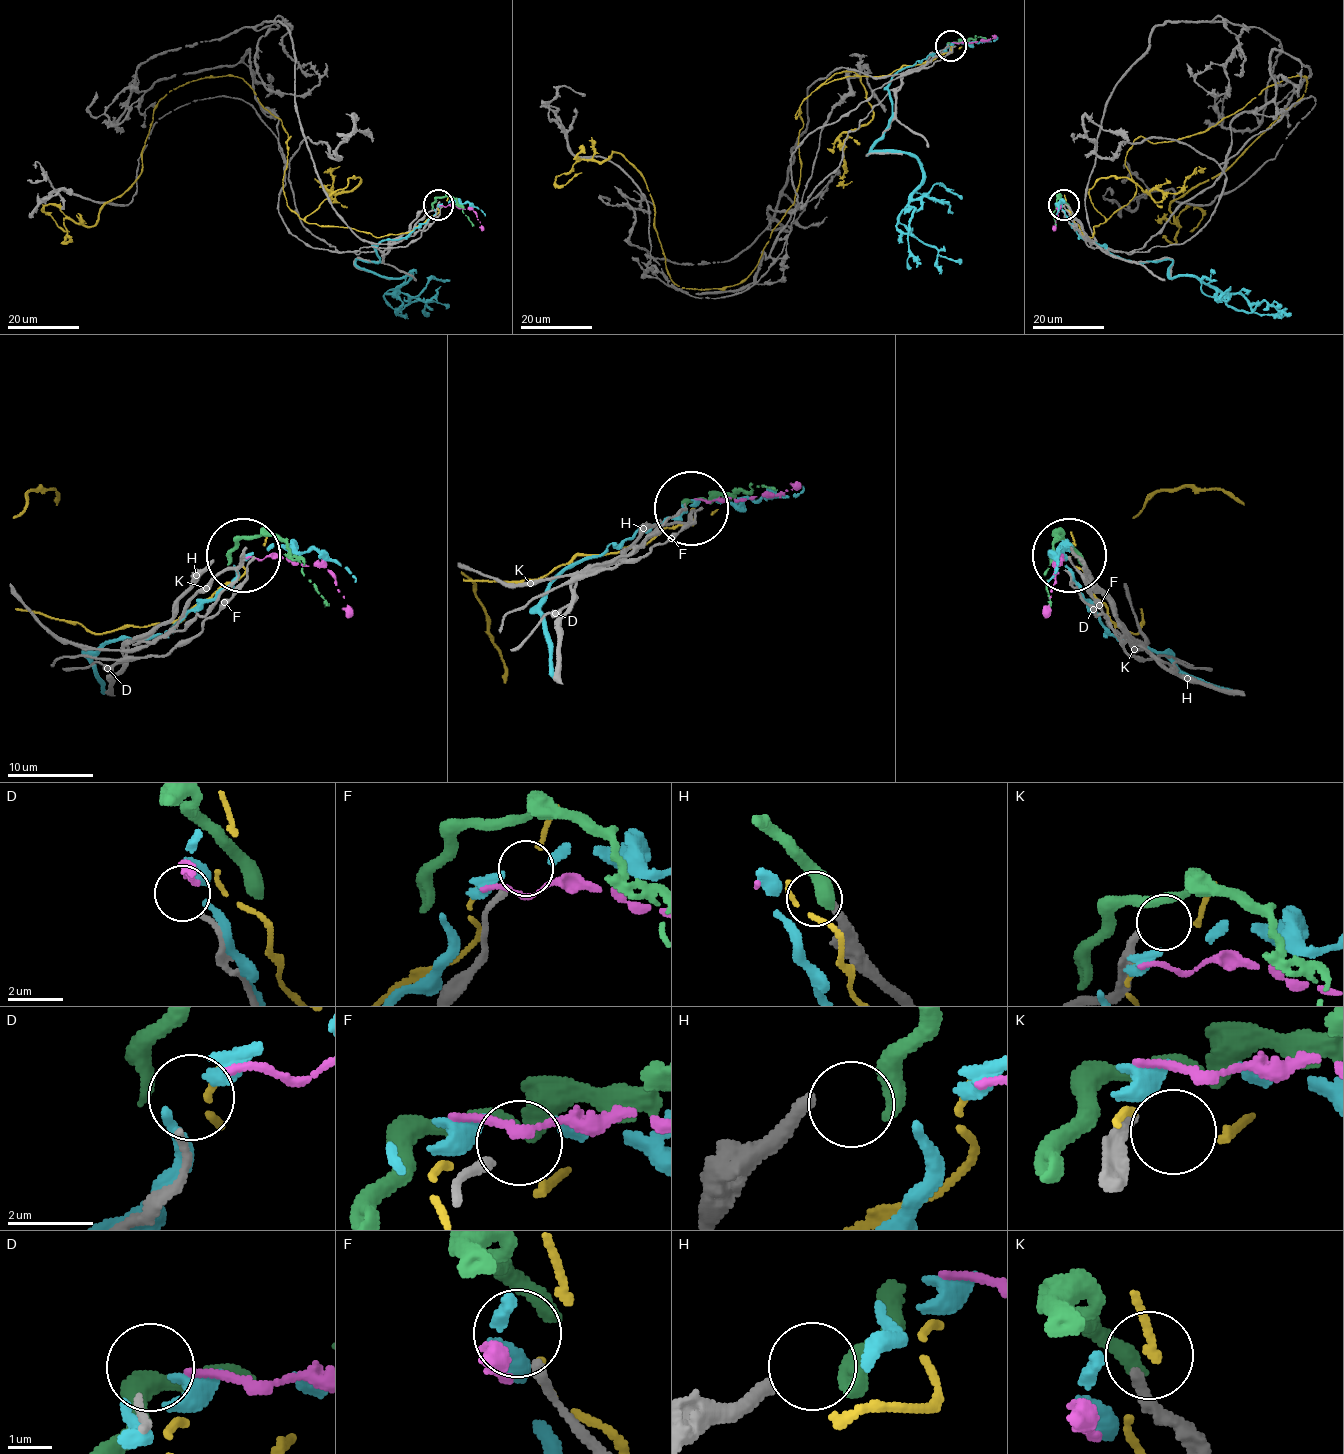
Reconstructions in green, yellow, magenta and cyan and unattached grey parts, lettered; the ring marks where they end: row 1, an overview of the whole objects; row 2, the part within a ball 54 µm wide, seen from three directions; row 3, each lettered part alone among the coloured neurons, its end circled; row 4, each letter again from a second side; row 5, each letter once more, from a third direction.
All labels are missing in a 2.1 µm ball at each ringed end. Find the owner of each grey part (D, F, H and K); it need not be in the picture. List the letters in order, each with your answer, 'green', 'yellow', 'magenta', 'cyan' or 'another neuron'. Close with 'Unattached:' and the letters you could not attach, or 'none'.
D: magenta
F: another neuron
H: green
K: another neuron
Unattached: F, K

